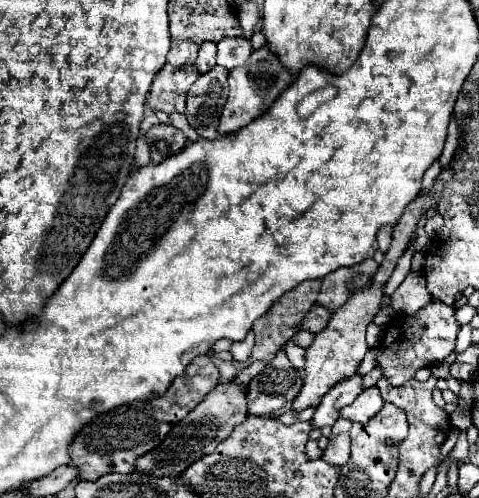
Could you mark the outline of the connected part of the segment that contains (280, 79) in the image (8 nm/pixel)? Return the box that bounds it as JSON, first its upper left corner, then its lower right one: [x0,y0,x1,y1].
[217,46,293,136]

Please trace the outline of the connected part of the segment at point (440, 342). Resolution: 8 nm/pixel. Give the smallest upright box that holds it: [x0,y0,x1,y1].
[375,300,459,386]

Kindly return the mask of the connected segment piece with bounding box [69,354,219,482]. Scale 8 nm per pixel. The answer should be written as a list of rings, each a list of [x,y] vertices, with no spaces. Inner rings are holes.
[[[197,356],[189,366],[187,374],[173,380],[169,390],[163,396],[137,400],[127,406],[119,406],[107,414],[99,414],[91,424],[81,428],[75,434],[75,440],[69,448],[69,464],[75,464],[79,470],[77,478],[83,482],[95,482],[105,474],[121,472],[129,474],[135,470],[135,460],[161,444],[161,440],[171,432],[177,420],[183,420],[203,398],[217,386],[219,370],[213,364],[211,356]],[[123,436],[129,442],[123,442]]]

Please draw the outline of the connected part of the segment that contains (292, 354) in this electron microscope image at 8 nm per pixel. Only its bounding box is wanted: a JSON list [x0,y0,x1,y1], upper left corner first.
[283,340,305,370]

